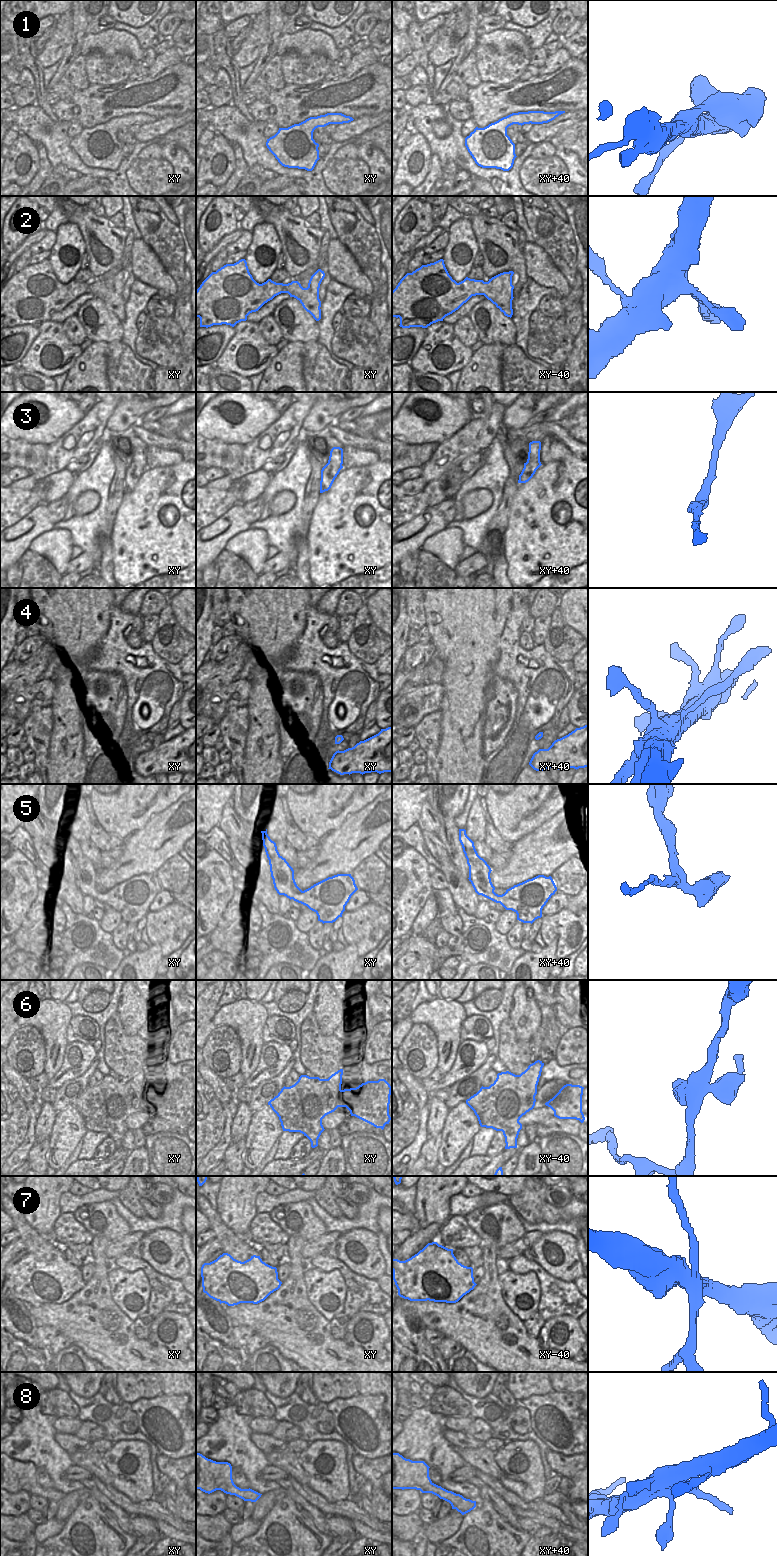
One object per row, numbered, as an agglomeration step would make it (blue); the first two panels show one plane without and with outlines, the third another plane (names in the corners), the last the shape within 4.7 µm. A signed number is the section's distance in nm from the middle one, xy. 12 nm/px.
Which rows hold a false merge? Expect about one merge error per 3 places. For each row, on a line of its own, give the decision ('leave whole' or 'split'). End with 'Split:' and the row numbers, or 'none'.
1: leave whole
2: leave whole
3: split
4: split
5: leave whole
6: leave whole
7: split
8: leave whole
Split: 3, 4, 7

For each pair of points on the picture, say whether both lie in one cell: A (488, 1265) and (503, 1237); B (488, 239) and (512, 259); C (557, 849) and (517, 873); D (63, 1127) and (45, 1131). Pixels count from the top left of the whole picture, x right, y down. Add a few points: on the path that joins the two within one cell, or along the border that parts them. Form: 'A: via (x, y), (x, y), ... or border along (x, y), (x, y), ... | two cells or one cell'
A: border along (482, 1243), (492, 1243), (497, 1248) | two cells
B: via (494, 240), (507, 253) | one cell
C: via (547, 849), (537, 853), (527, 863) | one cell
D: border along (57, 1112), (54, 1118), (53, 1129), (47, 1138) | two cells

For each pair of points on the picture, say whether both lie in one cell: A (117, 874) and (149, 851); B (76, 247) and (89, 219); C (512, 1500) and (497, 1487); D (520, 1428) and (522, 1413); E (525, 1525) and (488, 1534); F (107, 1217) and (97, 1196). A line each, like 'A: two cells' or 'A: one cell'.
A: one cell
B: two cells
C: one cell
D: one cell
E: two cells
F: two cells

